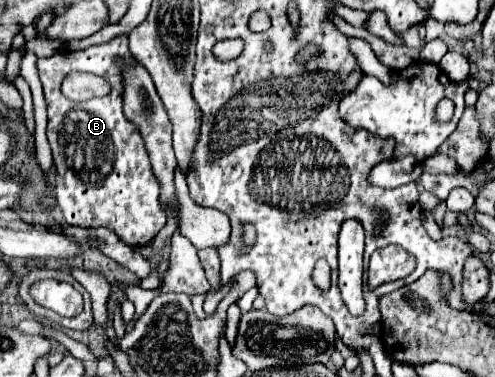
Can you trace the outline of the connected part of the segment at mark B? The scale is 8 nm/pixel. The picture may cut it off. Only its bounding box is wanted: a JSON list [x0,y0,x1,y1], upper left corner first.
[38,35,166,247]

